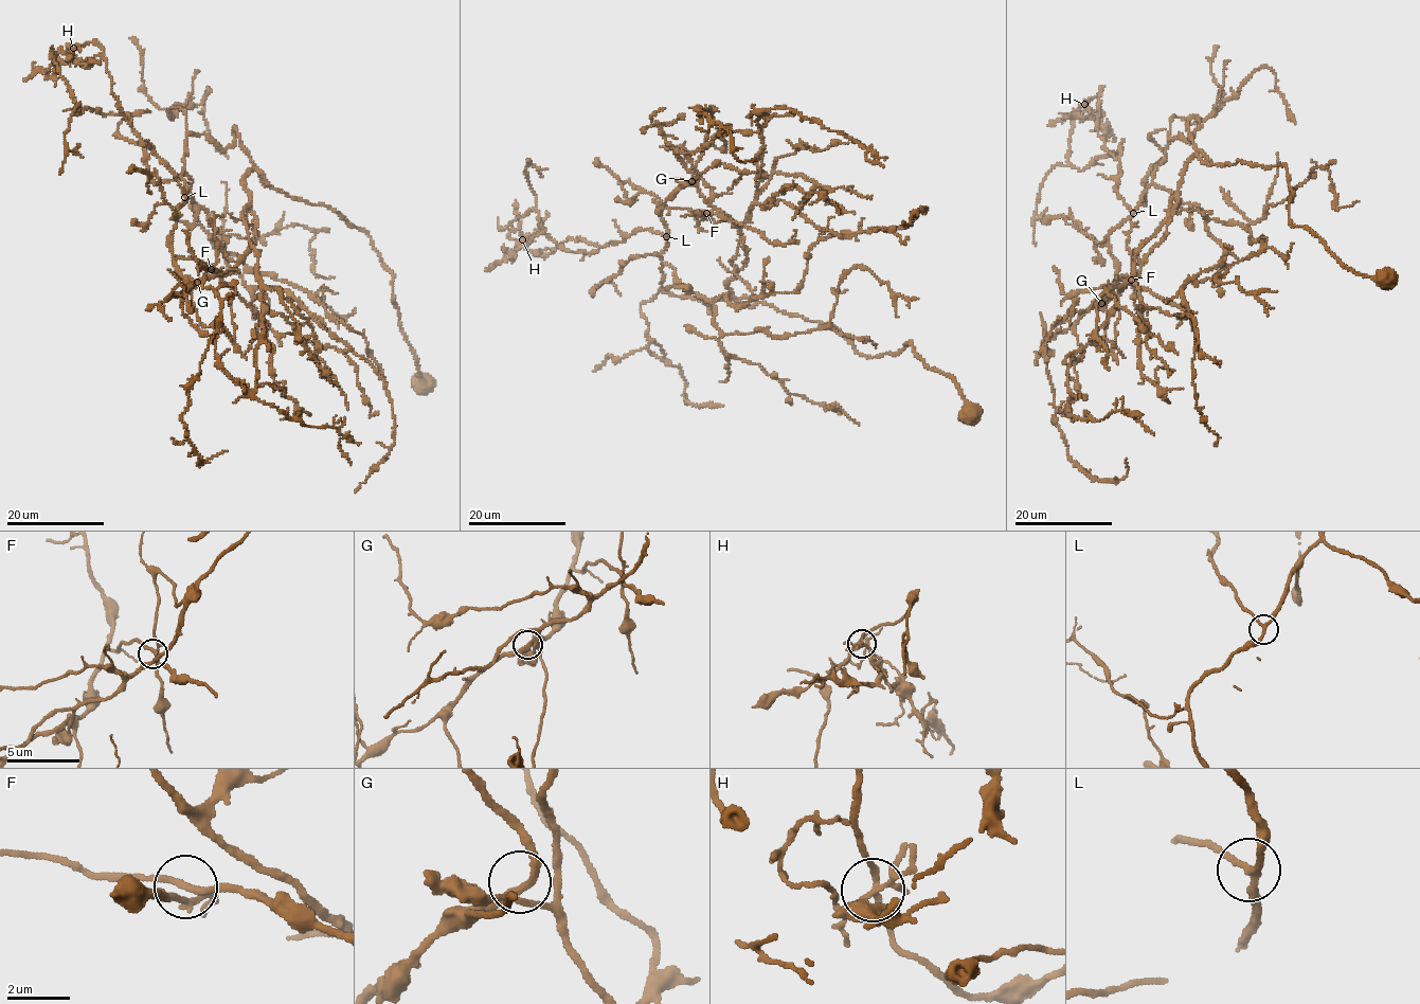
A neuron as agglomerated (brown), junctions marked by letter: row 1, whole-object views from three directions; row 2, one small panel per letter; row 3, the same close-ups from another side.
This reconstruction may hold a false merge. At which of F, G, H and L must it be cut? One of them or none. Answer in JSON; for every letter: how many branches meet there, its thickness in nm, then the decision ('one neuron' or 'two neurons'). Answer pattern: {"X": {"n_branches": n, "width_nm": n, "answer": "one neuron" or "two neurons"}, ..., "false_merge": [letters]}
{"F": {"n_branches": 4, "width_nm": 190, "answer": "one neuron"}, "G": {"n_branches": 4, "width_nm": 240, "answer": "one neuron"}, "H": {"n_branches": 7, "width_nm": 200, "answer": "one neuron"}, "L": {"n_branches": 3, "width_nm": 220, "answer": "one neuron"}, "false_merge": []}

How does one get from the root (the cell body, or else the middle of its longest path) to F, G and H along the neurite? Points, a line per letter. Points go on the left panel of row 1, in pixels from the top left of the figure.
F: (425, 383), (393, 273), (335, 210), (253, 168), (244, 184), (254, 241), (237, 261), (219, 246), (211, 269)
G: (425, 383), (371, 238), (255, 168), (244, 180), (250, 250), (197, 282)
H: (425, 383), (364, 230), (269, 186), (235, 128), (225, 148), (186, 136), (185, 195), (103, 48), (74, 48)

